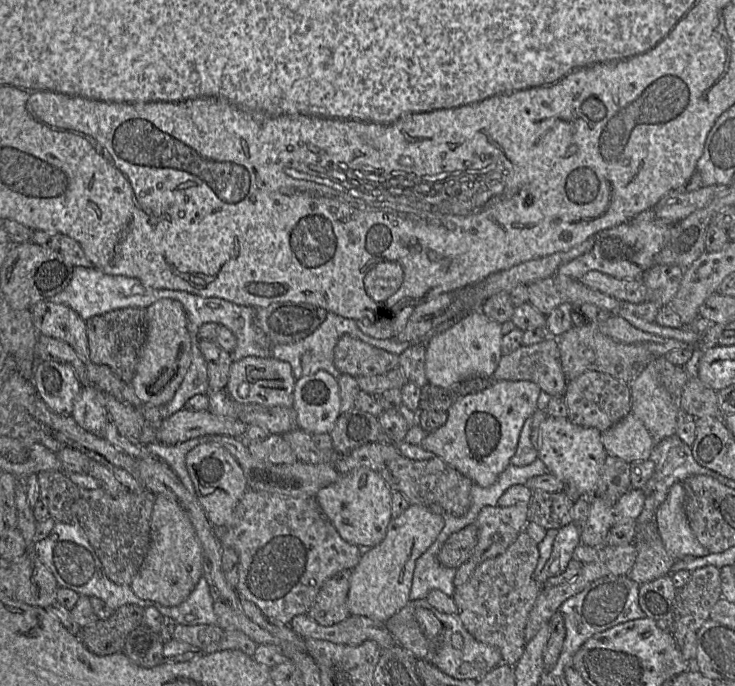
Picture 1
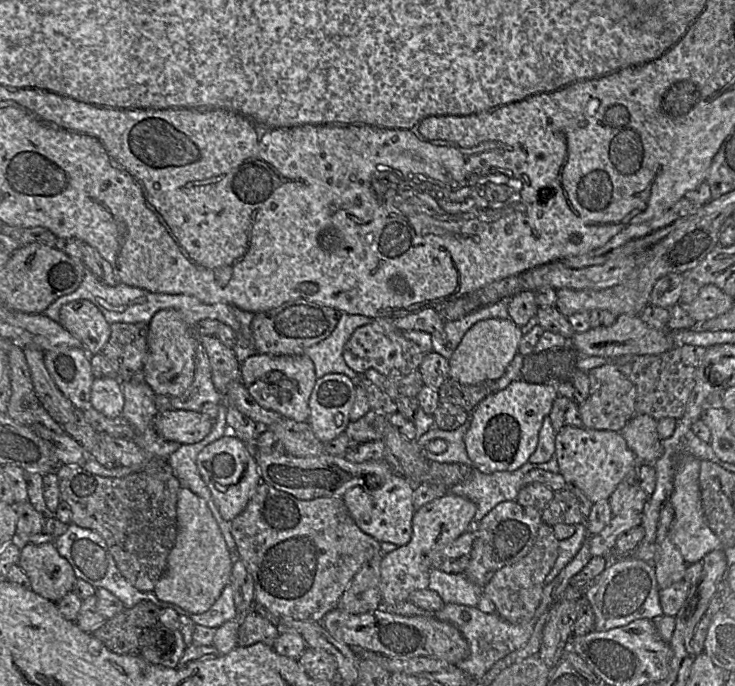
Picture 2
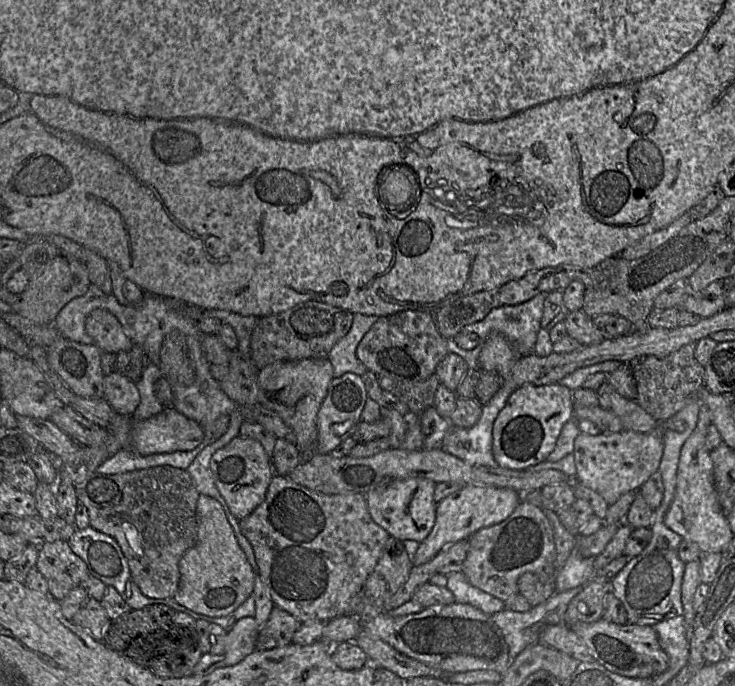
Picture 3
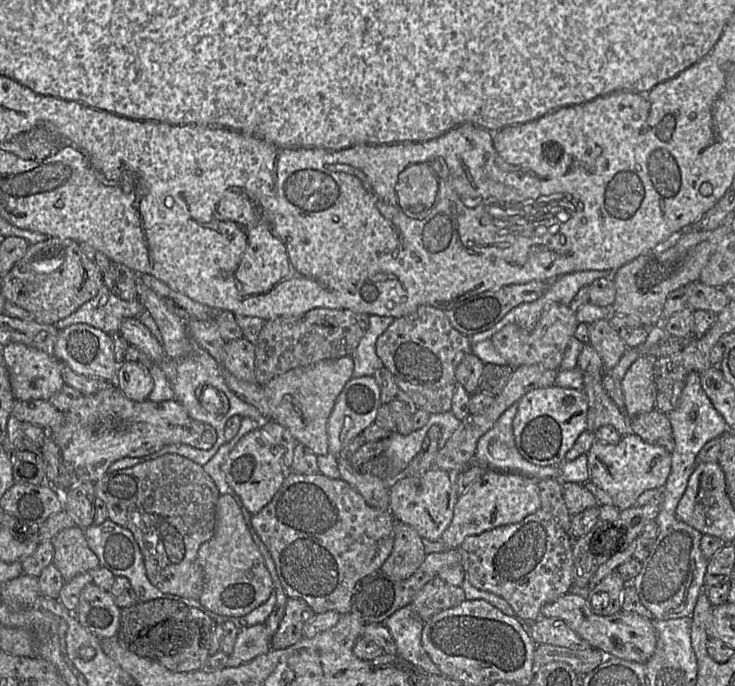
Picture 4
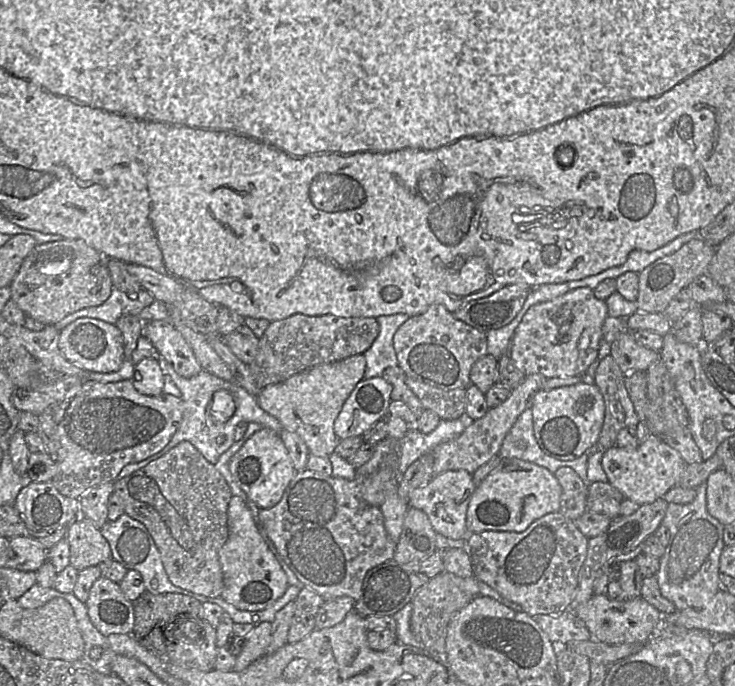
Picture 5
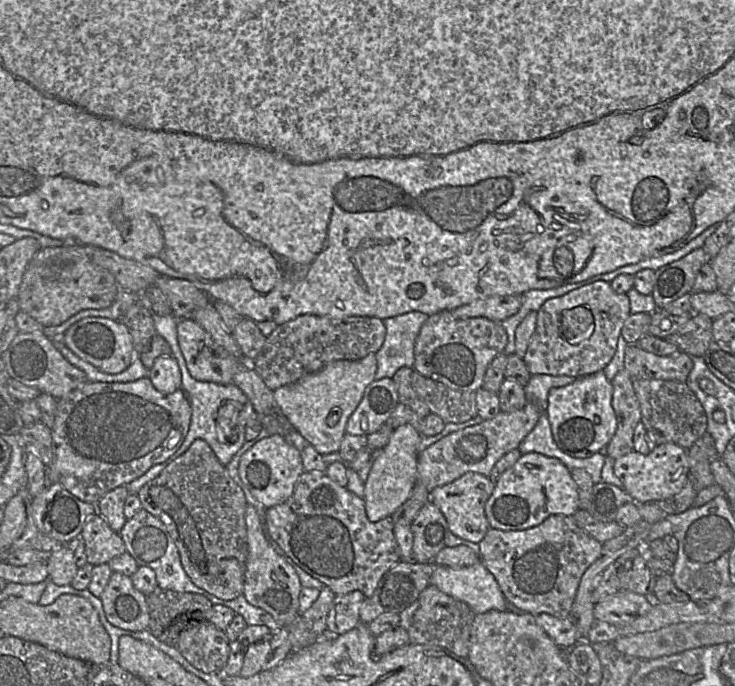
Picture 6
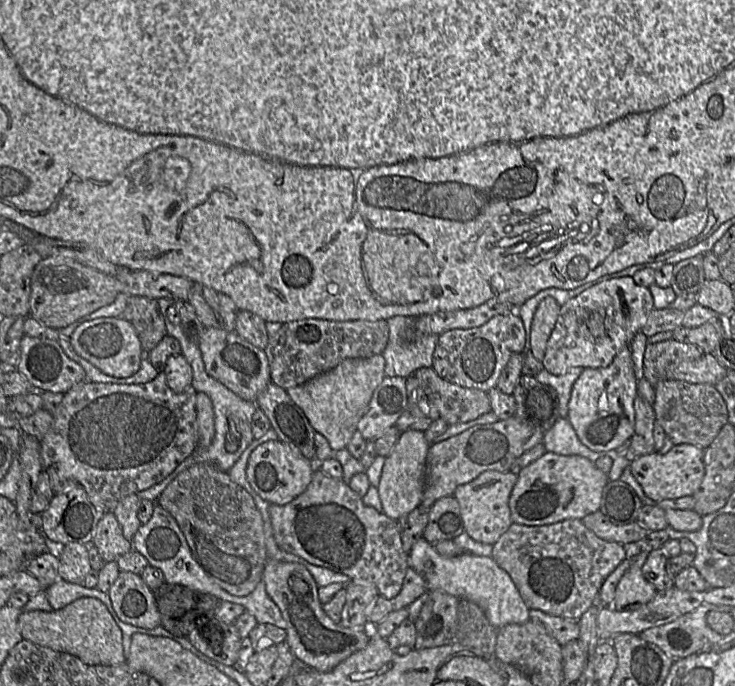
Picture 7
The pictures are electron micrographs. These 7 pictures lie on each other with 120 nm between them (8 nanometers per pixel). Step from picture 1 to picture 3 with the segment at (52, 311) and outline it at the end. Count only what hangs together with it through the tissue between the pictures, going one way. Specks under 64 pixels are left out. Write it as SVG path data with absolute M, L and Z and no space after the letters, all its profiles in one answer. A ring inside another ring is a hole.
M95 309L86 318L86 333L102 352L129 351L132 340L125 334L119 320L108 310Z

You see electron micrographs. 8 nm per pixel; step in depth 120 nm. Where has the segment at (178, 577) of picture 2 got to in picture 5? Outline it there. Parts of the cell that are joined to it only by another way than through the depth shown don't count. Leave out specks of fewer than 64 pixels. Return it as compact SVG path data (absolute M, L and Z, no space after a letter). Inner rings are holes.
M232 496L227 511L228 539L218 552L224 588L220 598L242 611L260 612L273 605L289 587L286 573L268 548L249 508Z

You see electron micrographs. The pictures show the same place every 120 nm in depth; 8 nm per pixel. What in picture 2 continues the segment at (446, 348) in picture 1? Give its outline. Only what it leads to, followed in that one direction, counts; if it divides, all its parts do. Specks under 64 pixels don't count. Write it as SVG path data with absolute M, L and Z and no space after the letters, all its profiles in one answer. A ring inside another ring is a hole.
M488 319L475 323L452 351L449 360L449 379L462 384L475 385L485 381L495 381L506 371L518 351L524 334L523 328L510 319Z

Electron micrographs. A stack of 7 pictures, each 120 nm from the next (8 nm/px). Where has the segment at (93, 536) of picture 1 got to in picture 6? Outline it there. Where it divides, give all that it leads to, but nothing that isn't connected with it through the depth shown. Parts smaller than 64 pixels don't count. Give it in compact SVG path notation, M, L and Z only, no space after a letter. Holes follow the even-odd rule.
M200 439L195 440L182 455L167 464L156 478L142 486L137 493L137 496L141 502L142 509L158 517L167 526L178 549L183 569L196 586L223 600L232 600L243 594L247 559L245 512L248 503L243 490L230 477L226 467L219 462L216 455L205 441Z

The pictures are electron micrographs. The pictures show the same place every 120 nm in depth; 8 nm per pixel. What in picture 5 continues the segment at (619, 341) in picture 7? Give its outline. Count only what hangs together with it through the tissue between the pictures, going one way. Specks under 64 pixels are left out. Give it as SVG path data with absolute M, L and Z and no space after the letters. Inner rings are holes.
M574 289L532 306L515 329L507 355L526 375L583 376L598 359L602 326L607 317L606 302L596 298L592 289Z

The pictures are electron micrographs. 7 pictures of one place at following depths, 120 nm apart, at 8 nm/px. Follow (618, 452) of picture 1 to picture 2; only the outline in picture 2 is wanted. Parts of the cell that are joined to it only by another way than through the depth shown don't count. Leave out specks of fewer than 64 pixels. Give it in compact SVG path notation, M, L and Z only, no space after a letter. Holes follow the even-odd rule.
M635 414L619 431L639 463L654 463L663 454L657 433L657 421L645 414Z

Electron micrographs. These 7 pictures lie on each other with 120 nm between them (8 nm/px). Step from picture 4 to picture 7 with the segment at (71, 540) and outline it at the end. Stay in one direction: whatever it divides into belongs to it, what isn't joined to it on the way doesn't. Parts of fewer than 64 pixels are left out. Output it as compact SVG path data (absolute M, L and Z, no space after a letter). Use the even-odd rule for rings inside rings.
M105 511L96 526L92 542L106 562L115 561L132 550L131 540L124 537L112 511Z

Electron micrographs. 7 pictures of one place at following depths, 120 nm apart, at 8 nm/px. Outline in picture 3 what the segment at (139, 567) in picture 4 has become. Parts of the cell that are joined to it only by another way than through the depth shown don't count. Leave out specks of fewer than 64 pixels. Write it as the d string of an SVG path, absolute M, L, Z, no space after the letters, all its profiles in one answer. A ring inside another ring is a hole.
M88 526L77 529L67 541L71 550L85 562L89 574L101 580L106 586L114 587L131 609L140 609L149 604L160 604L163 600L150 598L141 592L131 577L127 559L119 544L110 535Z

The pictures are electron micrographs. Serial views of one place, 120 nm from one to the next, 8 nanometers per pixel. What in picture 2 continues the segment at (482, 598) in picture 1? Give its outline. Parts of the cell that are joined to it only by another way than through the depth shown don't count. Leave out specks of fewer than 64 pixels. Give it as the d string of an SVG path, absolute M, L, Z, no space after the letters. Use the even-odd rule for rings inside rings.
M542 524L531 551L518 562L499 569L482 589L483 596L495 606L495 613L512 624L530 620L538 608L545 586L545 579L553 568L559 554L559 541L553 527Z

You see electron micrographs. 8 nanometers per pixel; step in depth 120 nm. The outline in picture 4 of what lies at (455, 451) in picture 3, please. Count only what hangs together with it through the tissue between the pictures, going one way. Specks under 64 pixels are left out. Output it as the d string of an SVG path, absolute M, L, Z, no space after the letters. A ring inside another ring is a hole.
M517 403L510 406L477 443L474 463L487 469L518 472L535 480L560 480L559 465L536 465L527 461L518 451L513 434L513 419Z

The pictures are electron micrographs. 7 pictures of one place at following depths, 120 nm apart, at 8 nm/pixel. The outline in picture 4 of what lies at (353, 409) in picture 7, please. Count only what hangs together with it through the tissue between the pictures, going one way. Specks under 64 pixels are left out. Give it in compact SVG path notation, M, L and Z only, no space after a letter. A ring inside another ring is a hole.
M345 356L294 368L273 378L264 386L271 420L285 427L298 443L306 446L315 455L328 454L328 418L338 395L353 378L353 370L353 359Z

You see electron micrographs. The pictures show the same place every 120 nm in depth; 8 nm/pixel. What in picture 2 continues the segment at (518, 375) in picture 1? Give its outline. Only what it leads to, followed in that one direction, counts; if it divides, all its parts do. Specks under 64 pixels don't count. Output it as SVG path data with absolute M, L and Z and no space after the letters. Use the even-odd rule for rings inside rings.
M552 349L524 357L520 380L530 383L560 383L569 381L574 389L574 400L581 403L589 394L587 372L576 369L577 356L572 349Z

